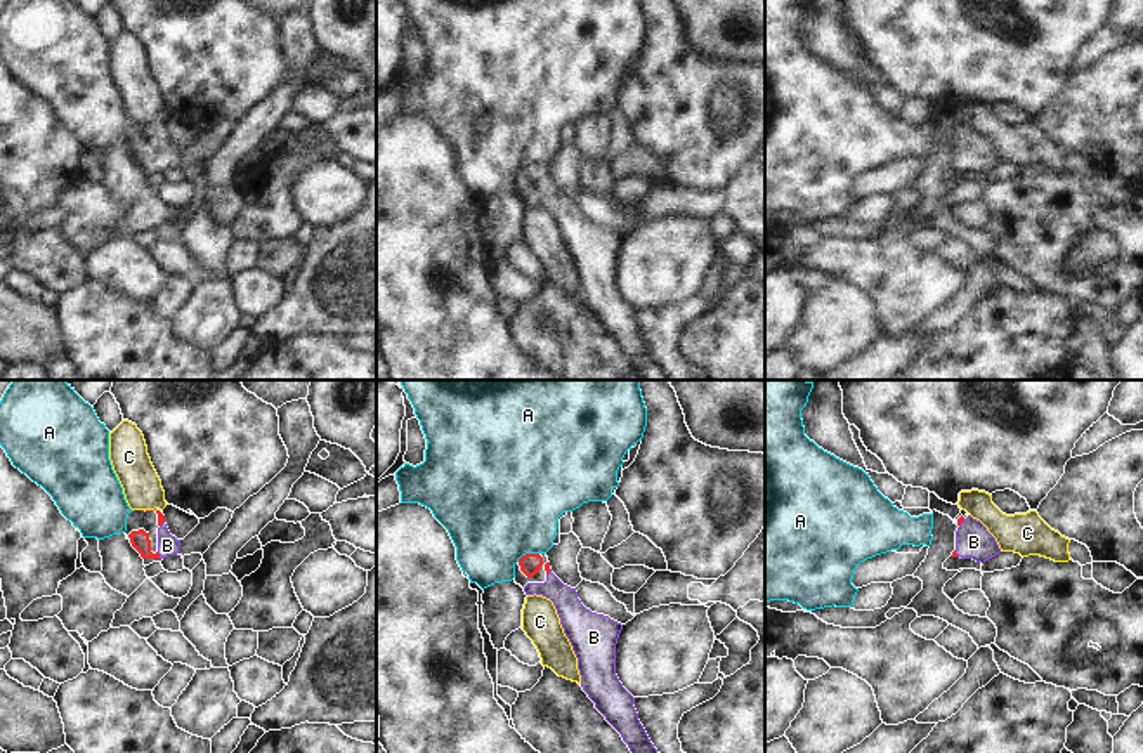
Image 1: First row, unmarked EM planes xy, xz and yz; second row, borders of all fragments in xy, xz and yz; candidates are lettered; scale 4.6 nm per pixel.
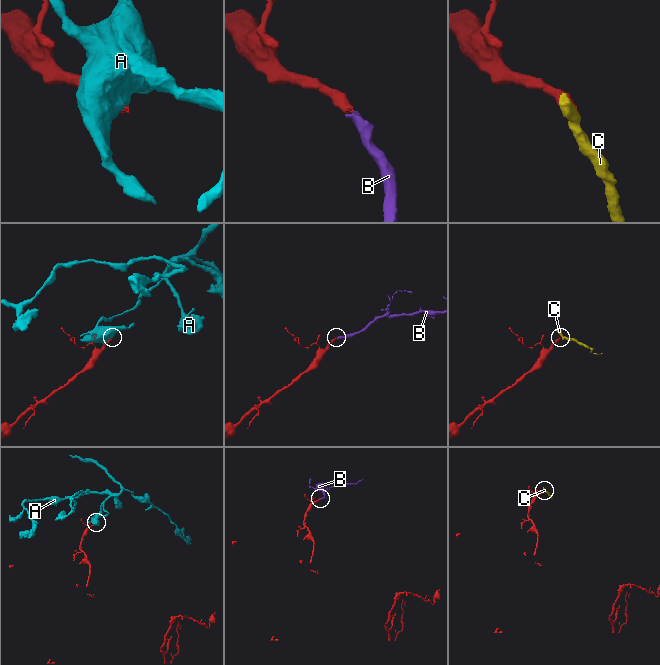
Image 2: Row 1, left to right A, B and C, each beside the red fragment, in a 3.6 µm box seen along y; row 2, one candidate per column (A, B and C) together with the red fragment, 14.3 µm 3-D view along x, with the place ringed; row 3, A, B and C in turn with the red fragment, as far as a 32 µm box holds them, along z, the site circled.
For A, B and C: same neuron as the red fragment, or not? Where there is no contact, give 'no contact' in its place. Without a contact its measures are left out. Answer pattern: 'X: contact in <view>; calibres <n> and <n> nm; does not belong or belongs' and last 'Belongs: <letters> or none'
A: contact in xz; calibres 100 and 480 nm; does not belong
B: contact in xy; calibres 90 and 100 nm; belongs
C: contact in xy; calibres 20 and 180 nm; does not belong
Belongs: B

